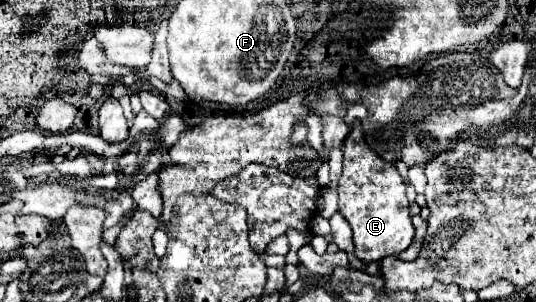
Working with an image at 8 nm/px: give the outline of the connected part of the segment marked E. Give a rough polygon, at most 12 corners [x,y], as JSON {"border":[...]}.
{"border":[[355,120],[343,142],[339,212],[355,256],[413,240],[405,184]]}

